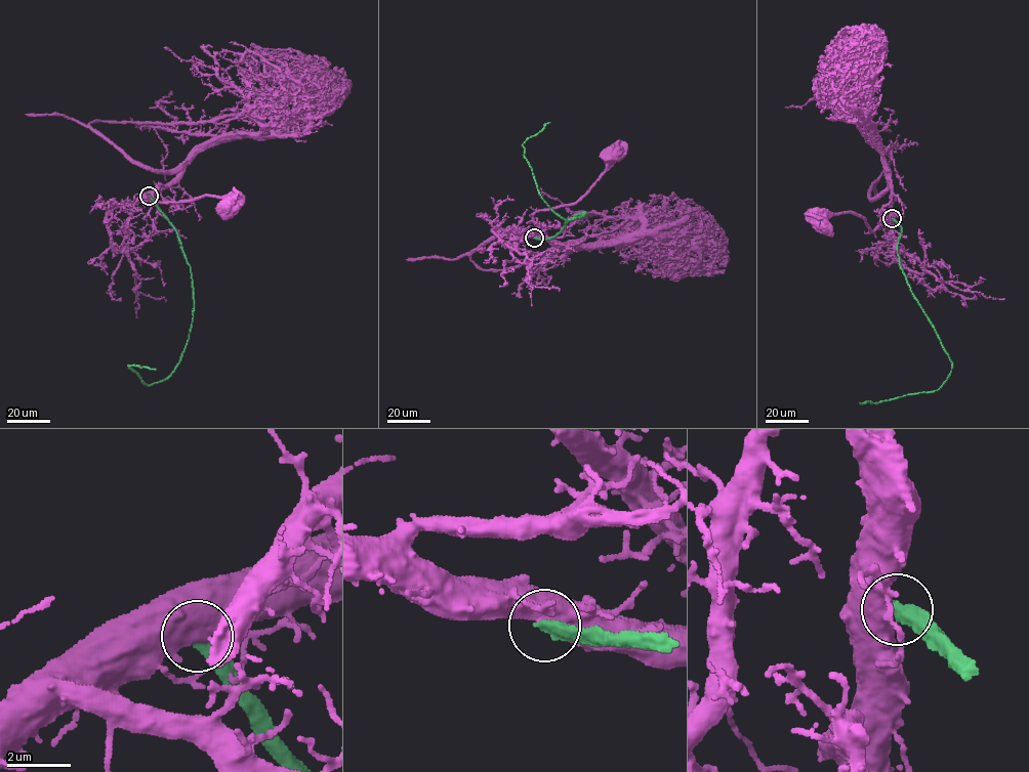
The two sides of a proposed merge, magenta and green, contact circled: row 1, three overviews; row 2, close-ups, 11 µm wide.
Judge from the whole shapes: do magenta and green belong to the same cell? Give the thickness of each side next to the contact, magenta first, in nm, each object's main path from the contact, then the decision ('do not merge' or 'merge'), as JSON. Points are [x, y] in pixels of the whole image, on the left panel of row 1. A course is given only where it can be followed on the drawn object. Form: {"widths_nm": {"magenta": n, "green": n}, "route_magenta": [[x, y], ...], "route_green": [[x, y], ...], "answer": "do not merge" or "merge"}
{"widths_nm": {"magenta": 750, "green": 440}, "route_magenta": [[149, 196], [157, 192], [162, 185], [148, 199], [188, 201], [205, 195], [221, 198], [224, 206]], "route_green": [[149, 196], [176, 233], [190, 266], [193, 298], [189, 338], [170, 375], [146, 384], [128, 365], [156, 369]], "answer": "do not merge"}

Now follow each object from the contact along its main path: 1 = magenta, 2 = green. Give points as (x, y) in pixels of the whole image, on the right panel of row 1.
1: (892, 218), (886, 206), (881, 222), (872, 231), (866, 219), (850, 211), (833, 215), (822, 226)
2: (892, 218), (901, 228), (897, 251), (900, 267), (952, 363), (951, 370), (935, 390), (877, 402), (860, 402)

